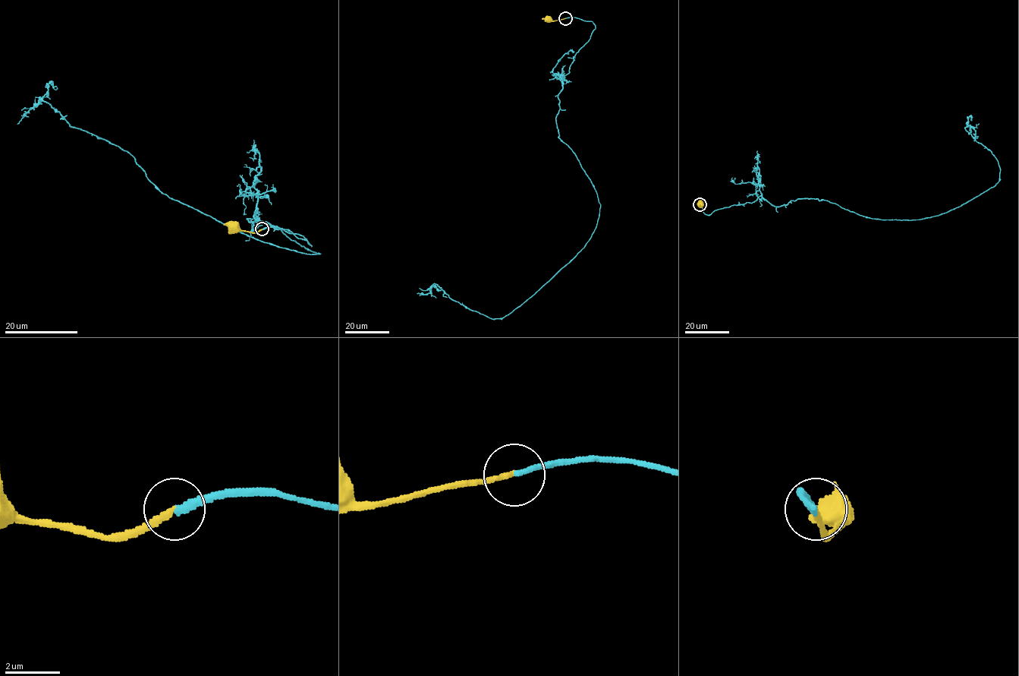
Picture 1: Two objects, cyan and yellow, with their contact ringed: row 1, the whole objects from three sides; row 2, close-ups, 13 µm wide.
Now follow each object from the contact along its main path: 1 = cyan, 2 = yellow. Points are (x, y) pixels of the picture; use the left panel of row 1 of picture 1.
1: (262, 229), (311, 245), (246, 218), (320, 254), (174, 200), (42, 99), (17, 124)
2: (262, 229), (250, 233), (234, 229)

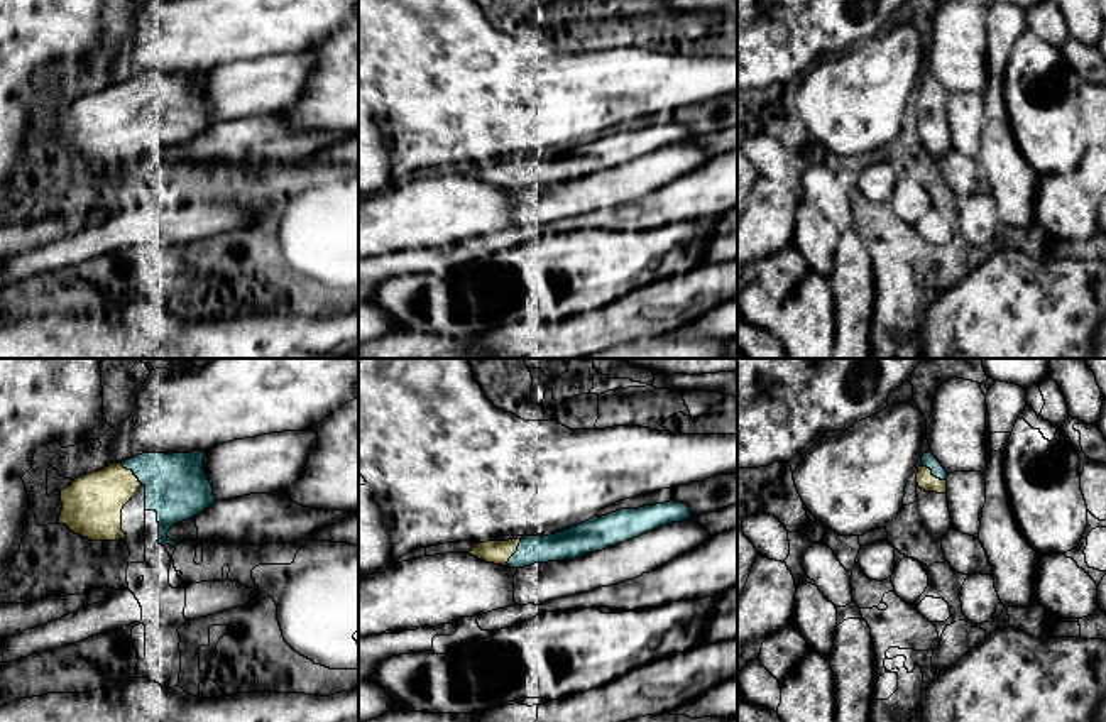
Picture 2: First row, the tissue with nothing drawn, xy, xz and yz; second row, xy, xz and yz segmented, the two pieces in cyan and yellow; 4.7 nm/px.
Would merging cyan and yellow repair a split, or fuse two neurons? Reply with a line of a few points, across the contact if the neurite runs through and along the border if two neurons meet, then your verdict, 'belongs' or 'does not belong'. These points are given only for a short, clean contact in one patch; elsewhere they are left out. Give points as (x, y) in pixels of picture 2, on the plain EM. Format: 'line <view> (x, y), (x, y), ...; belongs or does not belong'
belongs

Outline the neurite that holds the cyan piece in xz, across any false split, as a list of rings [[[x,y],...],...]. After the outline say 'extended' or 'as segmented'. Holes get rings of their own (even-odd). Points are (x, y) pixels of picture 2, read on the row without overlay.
[[[670,122],[639,130],[621,130],[600,139],[594,137],[582,145],[543,159],[524,157],[523,161],[477,164],[467,176],[511,189],[575,181],[688,139],[692,134],[687,125]]] | extended

